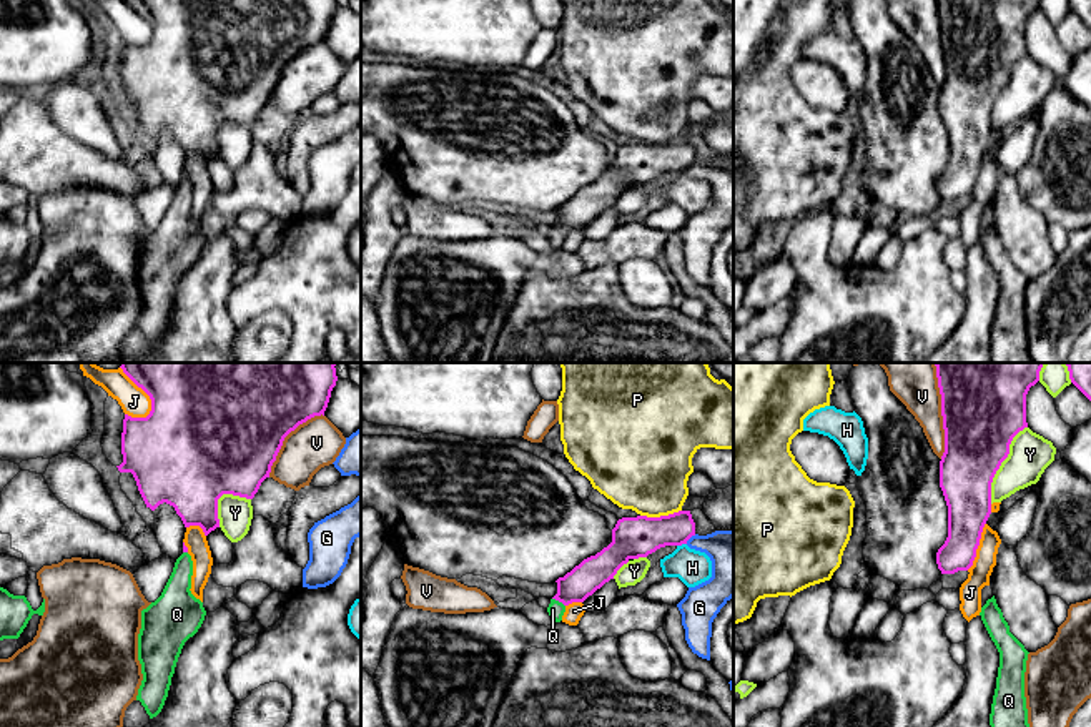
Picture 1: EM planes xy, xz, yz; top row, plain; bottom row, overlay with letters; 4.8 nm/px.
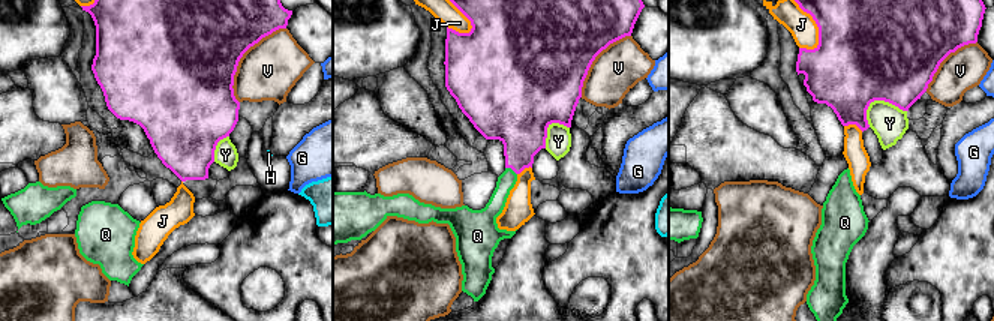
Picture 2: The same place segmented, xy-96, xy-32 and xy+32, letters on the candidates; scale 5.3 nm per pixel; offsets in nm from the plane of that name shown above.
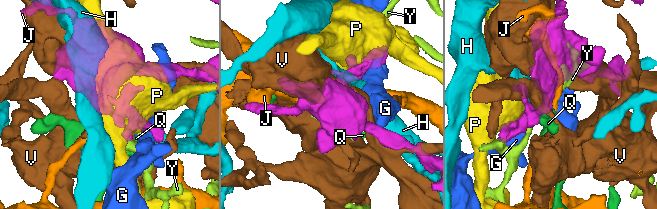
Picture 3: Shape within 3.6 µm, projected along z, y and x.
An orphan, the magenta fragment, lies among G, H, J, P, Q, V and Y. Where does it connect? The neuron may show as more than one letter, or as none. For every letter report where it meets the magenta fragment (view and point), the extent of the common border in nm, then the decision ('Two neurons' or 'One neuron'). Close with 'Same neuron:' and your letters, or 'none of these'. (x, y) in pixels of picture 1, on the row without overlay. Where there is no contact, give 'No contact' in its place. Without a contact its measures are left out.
G: Touches magenta at xz (691, 163). Shared border 70 nm. Two neurons
H: Touches magenta at xz (681, 172). Shared border 50 nm. Two neurons
J: Touches magenta at xy (147, 20). Shared border 240 nm. Two neurons
P: Touches magenta at xz (661, 143). Shared border 200 nm. Two neurons
Q: Touches magenta at xz (559, 228). Shared border 80 nm. One neuron
V: Touches magenta at yz (942, 42). Shared border 420 nm. Two neurons
Y: Touches magenta at yz (1000, 92). Shared border 420 nm. Two neurons
Same neuron: Q

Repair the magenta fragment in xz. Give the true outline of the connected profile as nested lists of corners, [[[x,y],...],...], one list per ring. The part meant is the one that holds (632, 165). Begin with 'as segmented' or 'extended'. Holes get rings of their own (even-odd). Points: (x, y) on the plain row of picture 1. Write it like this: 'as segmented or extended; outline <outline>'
extended; outline [[[679,138],[660,145],[622,145],[612,156],[612,170],[595,183],[584,186],[564,205],[559,205],[557,221],[547,235],[549,243],[560,250],[565,235],[584,230],[630,186],[647,185],[665,173],[682,173],[695,163],[690,138]]]

